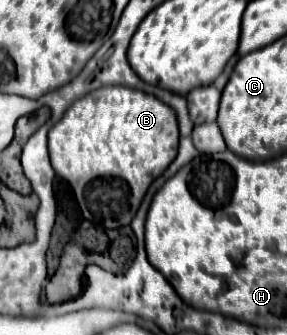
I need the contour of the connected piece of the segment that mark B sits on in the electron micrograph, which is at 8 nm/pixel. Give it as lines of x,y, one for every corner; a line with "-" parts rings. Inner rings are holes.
123,85
101,87
77,99
65,111
61,121
55,123
49,131
49,155
55,173
71,185
83,217
103,229
117,229
131,223
149,185
175,159
177,147
179,147
179,127
175,111
169,109
169,105
165,105
163,101
159,101
155,95

